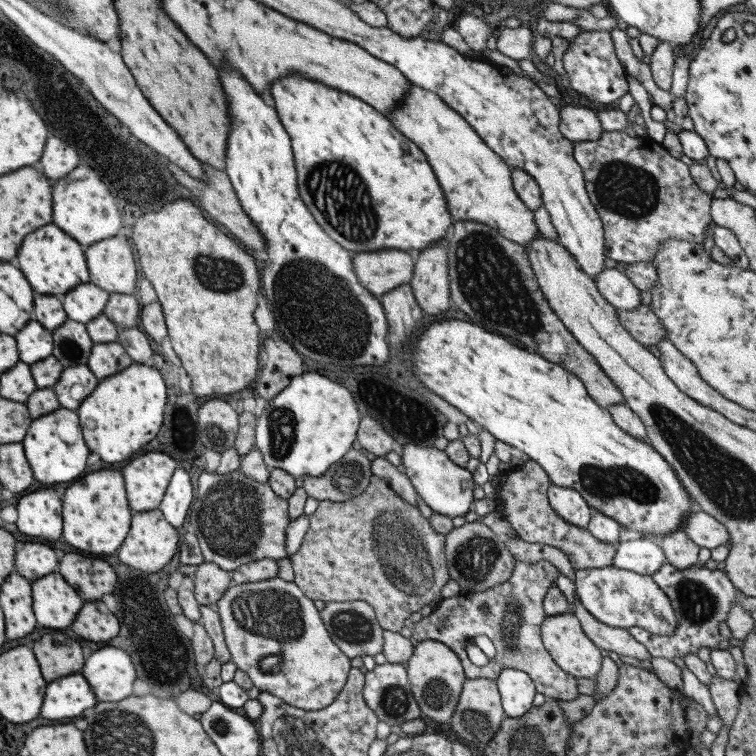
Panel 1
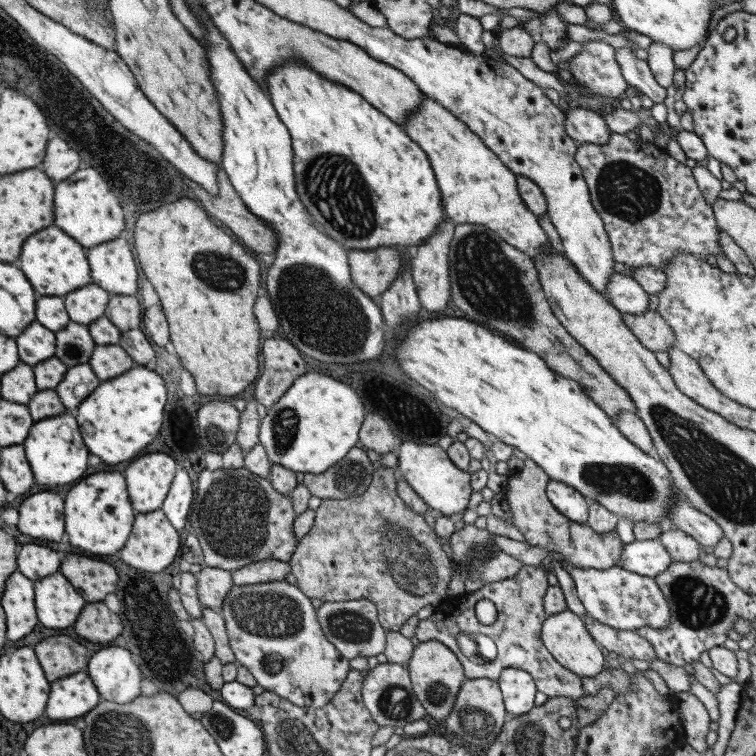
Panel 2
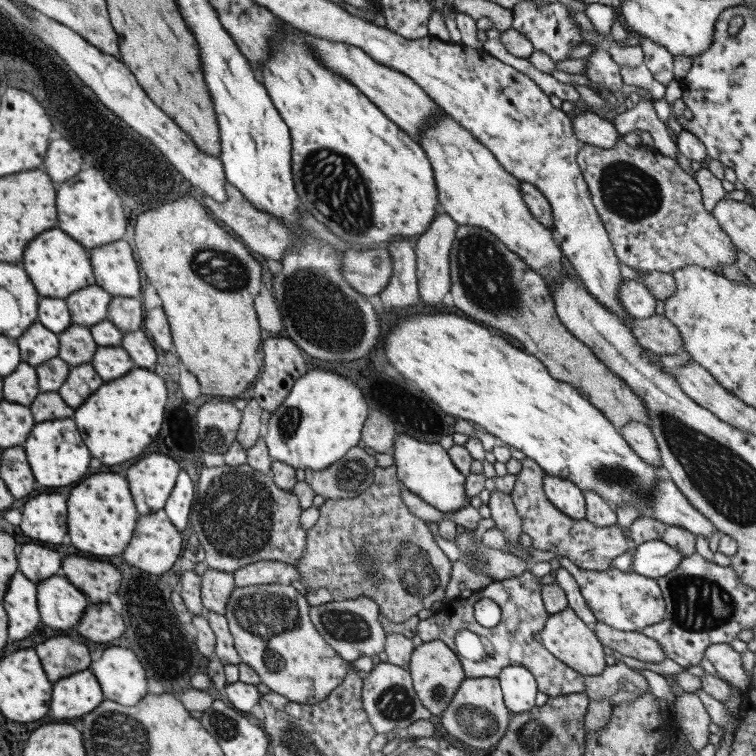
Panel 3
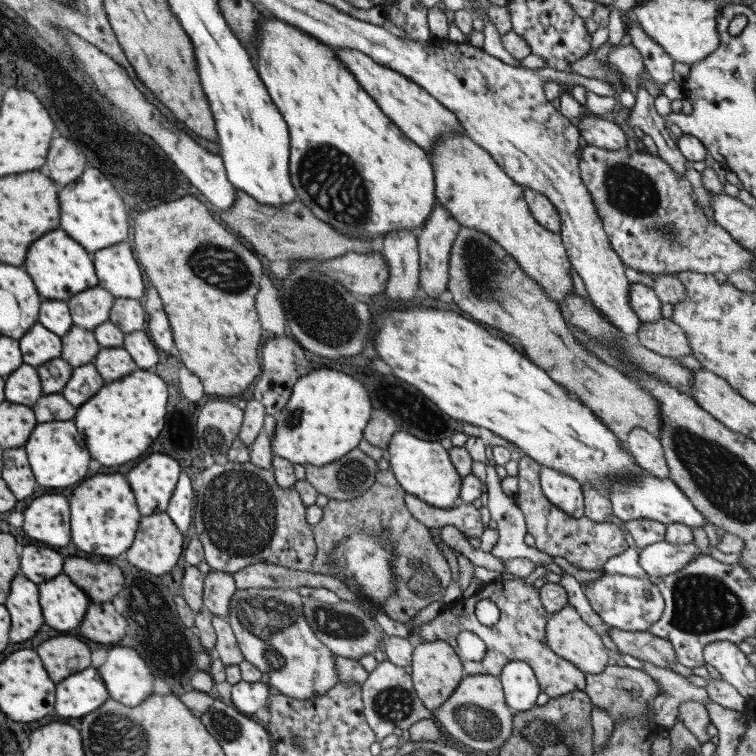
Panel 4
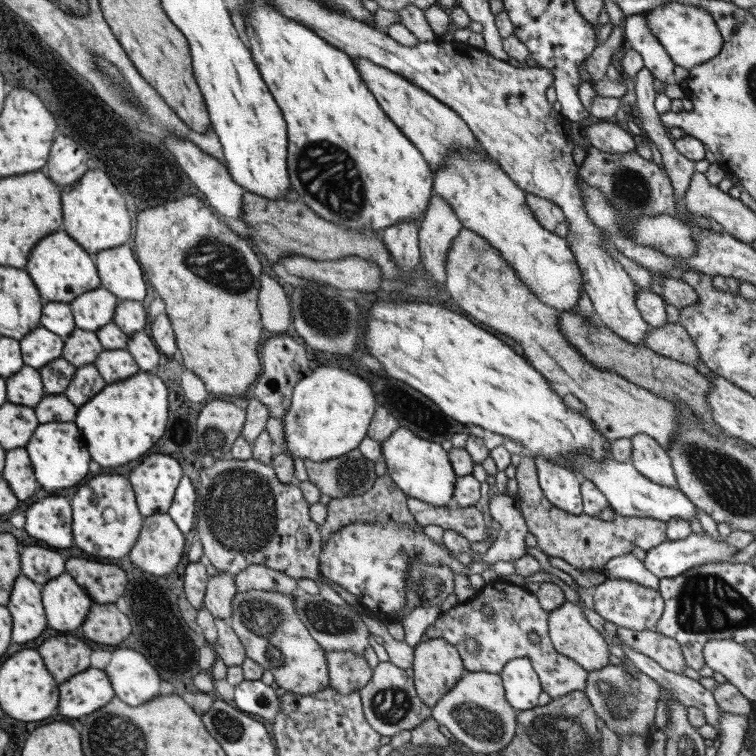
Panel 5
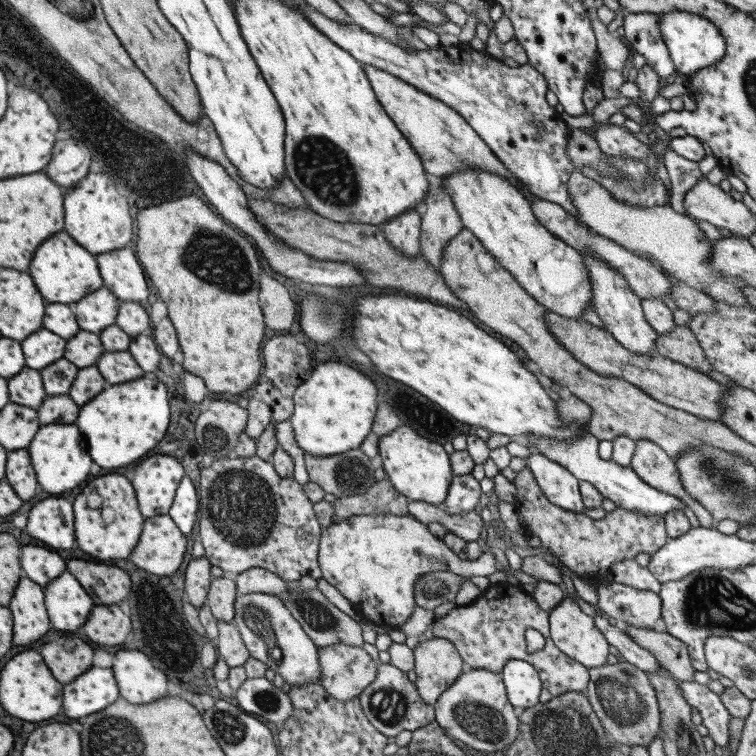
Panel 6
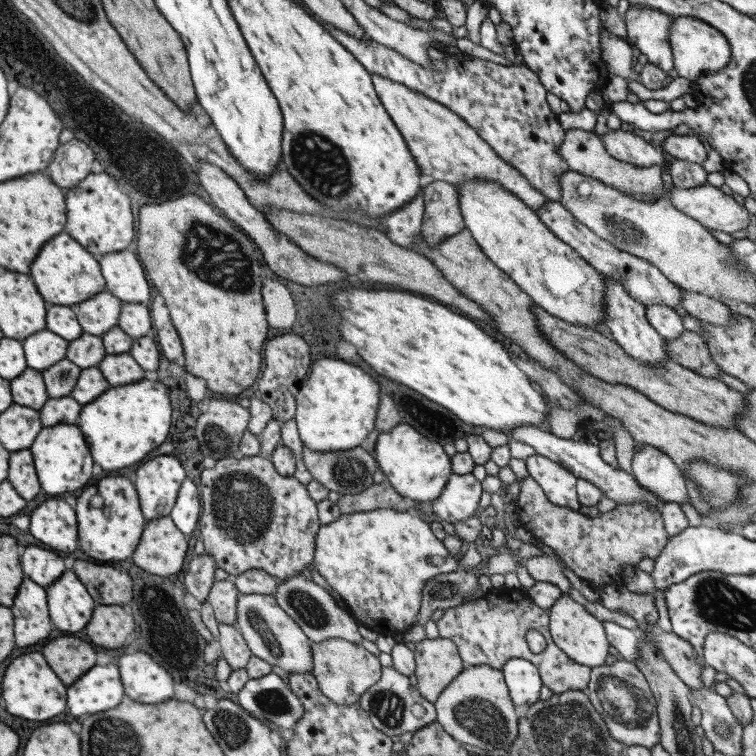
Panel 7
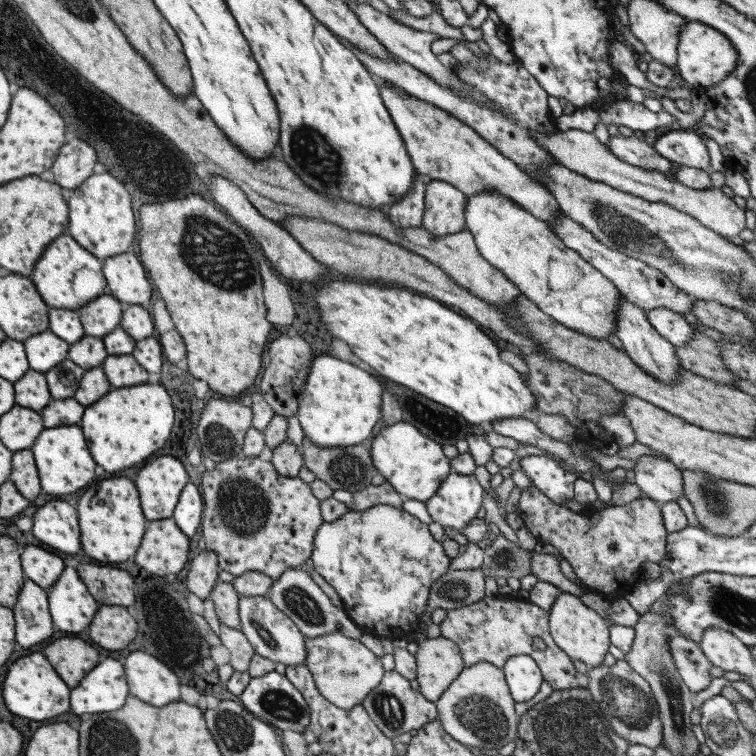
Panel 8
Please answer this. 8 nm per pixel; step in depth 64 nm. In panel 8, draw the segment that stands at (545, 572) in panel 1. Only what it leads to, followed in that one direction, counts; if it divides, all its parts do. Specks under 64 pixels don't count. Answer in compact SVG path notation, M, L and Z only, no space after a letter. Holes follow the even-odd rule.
M505 590L497 597L485 597L474 604L450 609L439 626L441 636L458 645L466 667L478 662L490 662L502 668L510 657L526 654L536 660L544 680L553 690L587 688L588 675L576 671L573 660L554 642L550 634L549 614L538 605L522 600L517 594ZM534 636L544 640L544 650L534 647Z

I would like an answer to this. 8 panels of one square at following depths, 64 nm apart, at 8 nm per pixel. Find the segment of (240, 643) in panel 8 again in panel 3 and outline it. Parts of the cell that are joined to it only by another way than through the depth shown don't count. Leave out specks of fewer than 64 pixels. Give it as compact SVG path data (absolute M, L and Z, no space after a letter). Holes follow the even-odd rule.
M214 611L204 612L208 618L210 628L216 636L215 654L224 665L239 665L242 662L240 654L236 652L234 638L230 632L227 618Z

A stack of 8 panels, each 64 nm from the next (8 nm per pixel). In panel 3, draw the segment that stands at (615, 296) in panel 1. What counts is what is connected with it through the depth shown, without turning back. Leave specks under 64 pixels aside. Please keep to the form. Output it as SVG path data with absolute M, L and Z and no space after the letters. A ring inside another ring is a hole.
M637 279L620 281L618 304L632 317L648 318L656 313L656 298Z

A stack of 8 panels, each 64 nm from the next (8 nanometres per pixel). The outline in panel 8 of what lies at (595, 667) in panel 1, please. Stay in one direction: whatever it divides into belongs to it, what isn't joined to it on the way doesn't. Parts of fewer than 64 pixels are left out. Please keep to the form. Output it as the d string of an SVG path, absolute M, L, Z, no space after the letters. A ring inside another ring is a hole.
M561 593L552 604L549 614L550 634L554 642L574 661L580 660L589 668L602 665L611 644L608 622L596 611L572 594Z

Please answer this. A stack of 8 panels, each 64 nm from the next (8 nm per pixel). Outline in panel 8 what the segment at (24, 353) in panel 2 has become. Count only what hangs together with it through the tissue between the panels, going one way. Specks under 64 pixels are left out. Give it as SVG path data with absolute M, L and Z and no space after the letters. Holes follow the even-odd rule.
M44 331L23 342L30 369L45 373L68 358L70 343Z

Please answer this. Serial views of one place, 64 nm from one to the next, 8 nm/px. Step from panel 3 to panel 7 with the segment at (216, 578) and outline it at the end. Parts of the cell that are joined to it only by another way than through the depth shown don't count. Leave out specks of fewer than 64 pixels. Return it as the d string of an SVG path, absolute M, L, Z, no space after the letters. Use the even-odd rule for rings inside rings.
M227 579L214 581L207 602L212 605L215 617L219 623L235 625L237 614L237 601L240 596L235 584Z

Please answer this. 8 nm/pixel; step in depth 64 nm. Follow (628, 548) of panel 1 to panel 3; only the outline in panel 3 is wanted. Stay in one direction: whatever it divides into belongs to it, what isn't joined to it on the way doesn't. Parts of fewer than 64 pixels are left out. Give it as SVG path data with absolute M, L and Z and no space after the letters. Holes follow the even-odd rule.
M662 539L637 544L632 555L632 570L636 574L657 579L676 569L682 556Z

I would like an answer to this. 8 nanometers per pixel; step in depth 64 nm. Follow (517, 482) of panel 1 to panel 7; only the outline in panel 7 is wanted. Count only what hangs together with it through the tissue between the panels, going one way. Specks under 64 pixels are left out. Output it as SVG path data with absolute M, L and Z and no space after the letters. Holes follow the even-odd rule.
M530 476L519 480L519 486L516 516L522 527L526 531L530 531L537 540L552 548L568 568L574 571L574 574L590 581L598 590L603 586L618 584L620 572L626 569L626 565L637 565L642 558L656 560L670 537L666 533L659 508L654 508L650 504L618 504L614 510L600 513L596 518L590 518L579 511L556 506L553 502L548 501L538 482Z

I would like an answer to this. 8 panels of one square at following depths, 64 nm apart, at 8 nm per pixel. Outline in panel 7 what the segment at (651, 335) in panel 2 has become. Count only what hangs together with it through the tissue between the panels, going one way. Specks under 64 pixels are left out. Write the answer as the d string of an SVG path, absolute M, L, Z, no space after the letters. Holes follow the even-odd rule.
M682 331L676 339L666 339L666 352L673 361L705 377L721 378L722 370L712 360L706 340L699 333Z

